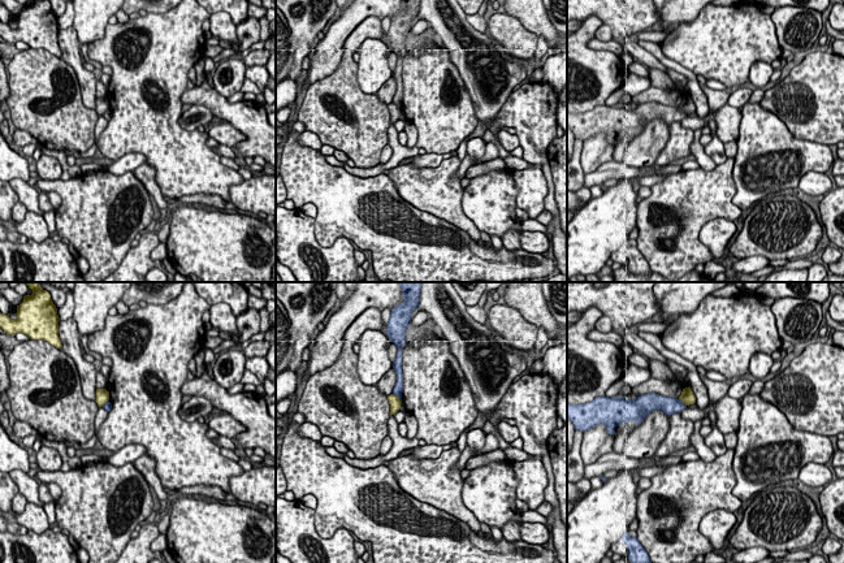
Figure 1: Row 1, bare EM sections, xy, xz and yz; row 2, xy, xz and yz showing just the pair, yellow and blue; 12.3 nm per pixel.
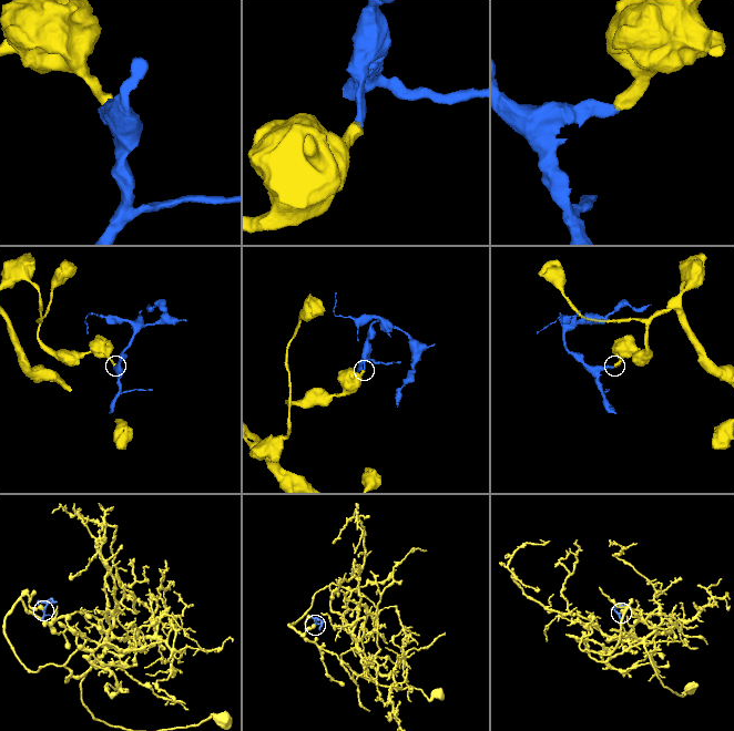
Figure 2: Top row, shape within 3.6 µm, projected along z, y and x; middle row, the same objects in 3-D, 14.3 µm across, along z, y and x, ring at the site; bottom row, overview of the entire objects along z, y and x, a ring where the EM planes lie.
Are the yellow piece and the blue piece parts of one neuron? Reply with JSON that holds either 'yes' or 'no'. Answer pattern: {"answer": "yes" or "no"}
{"answer": "no"}

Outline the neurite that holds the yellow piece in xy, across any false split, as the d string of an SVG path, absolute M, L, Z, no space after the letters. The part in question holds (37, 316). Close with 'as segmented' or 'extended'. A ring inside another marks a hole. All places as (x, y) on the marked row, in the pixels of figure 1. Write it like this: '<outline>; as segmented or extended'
M27 282L31 295L25 295L23 302L17 306L17 319L12 320L0 312L0 328L7 334L26 334L30 339L43 339L55 346L62 347L59 337L57 308L51 294L40 287L42 282Z; as segmented

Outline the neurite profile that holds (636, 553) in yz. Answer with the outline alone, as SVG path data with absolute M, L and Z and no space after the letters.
M626 532L622 541L627 545L627 553L631 563L652 563L646 550L636 537L631 537Z

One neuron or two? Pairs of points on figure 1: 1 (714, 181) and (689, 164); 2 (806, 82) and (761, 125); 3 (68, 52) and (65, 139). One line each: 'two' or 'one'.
1: two
2: two
3: two

